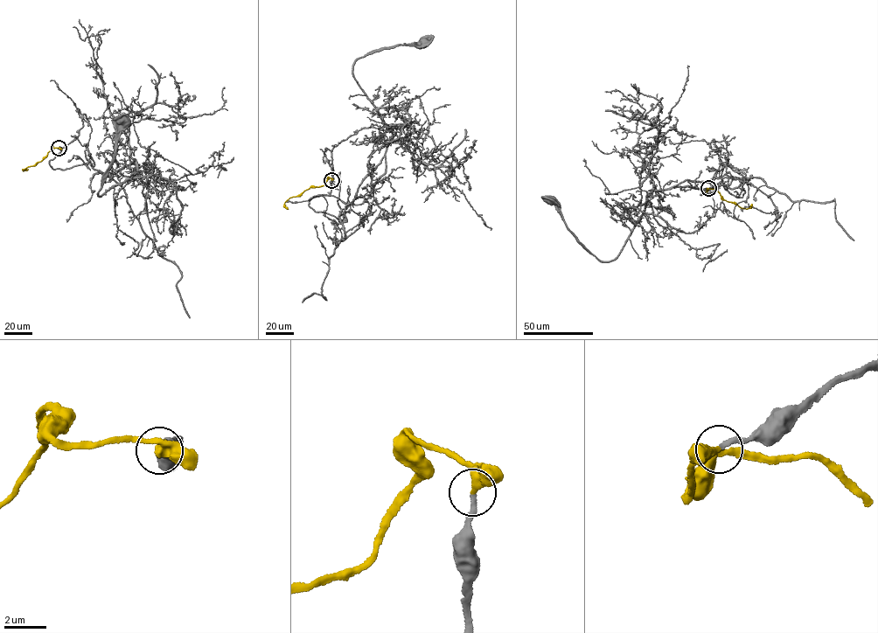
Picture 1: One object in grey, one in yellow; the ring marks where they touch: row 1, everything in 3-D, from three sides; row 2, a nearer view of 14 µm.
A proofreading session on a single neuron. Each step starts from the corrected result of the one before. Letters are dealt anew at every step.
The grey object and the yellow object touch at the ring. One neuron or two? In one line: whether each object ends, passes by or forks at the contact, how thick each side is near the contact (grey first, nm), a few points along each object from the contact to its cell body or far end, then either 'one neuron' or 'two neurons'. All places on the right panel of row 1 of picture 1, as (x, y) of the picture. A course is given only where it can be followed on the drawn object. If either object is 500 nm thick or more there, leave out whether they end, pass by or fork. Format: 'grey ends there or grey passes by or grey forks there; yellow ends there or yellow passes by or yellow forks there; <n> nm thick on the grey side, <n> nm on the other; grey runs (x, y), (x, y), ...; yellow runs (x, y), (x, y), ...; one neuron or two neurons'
grey ends there; yellow ends there; 220 nm thick on the grey side, 480 nm on the other; grey runs (708, 188), (722, 181), (742, 197), (731, 169), (747, 178), (651, 191), (606, 261), (552, 200); yellow runs (708, 188), (707, 191), (715, 189), (723, 199), (741, 208), (747, 209), (752, 204); one neuron

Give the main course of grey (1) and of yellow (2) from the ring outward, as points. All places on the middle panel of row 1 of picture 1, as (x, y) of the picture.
1: (331, 180), (330, 196), (309, 206), (338, 219), (346, 212), (342, 223), (392, 136), (353, 64), (425, 42)
2: (331, 180), (327, 177), (324, 184), (310, 187), (289, 198), (284, 204), (288, 209)

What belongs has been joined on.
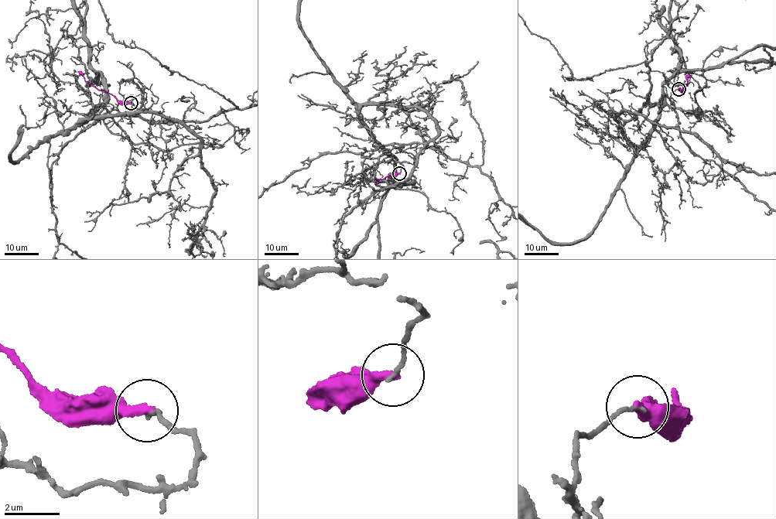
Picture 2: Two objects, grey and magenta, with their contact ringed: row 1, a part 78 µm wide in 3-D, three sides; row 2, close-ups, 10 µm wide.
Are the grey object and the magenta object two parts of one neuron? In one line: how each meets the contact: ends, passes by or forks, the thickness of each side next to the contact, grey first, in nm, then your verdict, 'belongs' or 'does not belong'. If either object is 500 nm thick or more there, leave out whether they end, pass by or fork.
grey ends | magenta ends | 150/320 nm | does not belong

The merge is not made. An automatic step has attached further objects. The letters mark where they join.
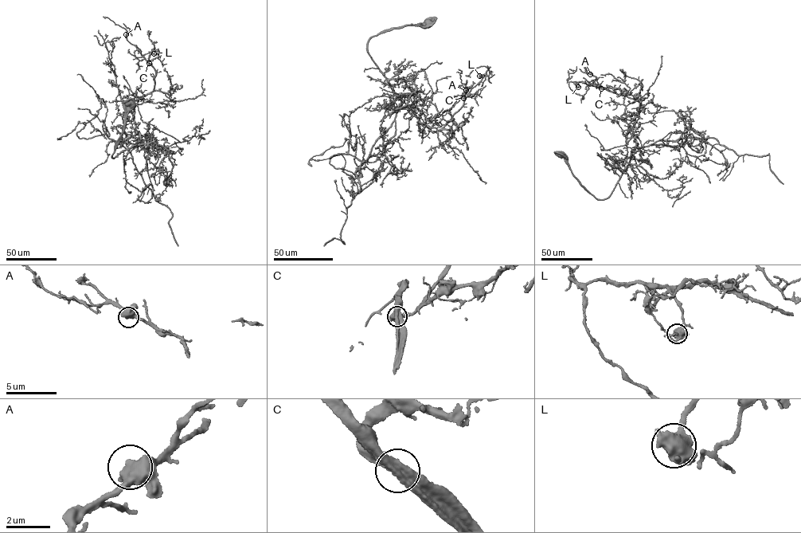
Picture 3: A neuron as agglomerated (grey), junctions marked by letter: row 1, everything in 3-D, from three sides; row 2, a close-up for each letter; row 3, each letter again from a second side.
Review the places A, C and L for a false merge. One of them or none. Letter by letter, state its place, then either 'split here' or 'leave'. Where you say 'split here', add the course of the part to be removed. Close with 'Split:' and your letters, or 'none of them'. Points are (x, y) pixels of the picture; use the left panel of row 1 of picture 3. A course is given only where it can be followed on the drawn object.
A: (126, 34) | leave
C: (149, 63) | leave
L: (154, 53) | leave
Split: none of them

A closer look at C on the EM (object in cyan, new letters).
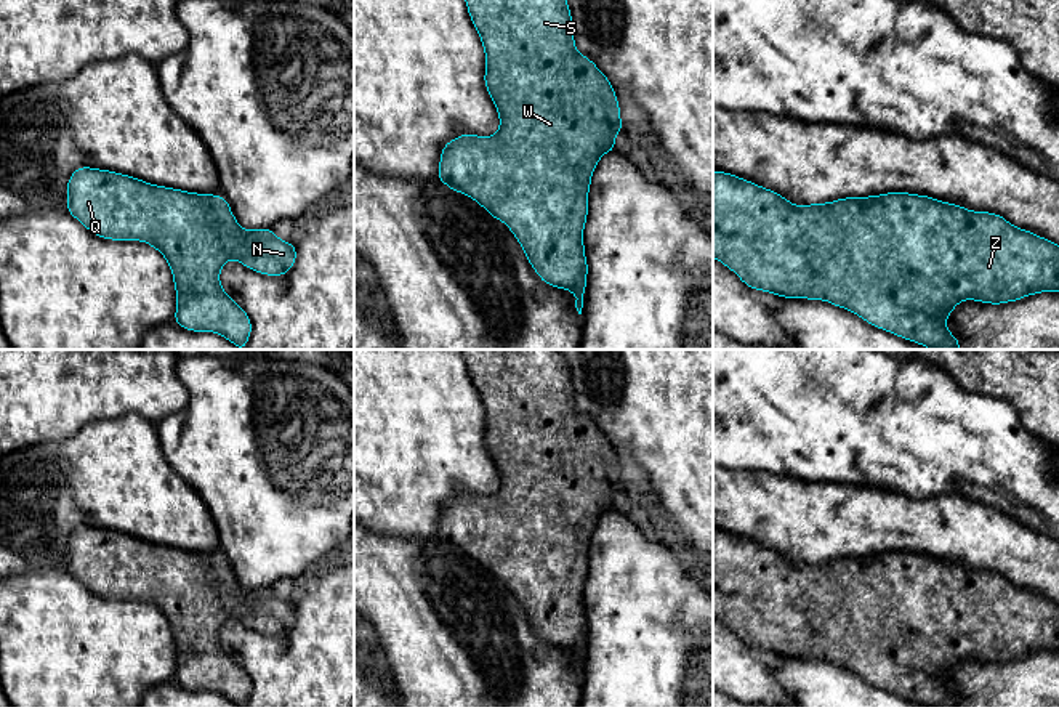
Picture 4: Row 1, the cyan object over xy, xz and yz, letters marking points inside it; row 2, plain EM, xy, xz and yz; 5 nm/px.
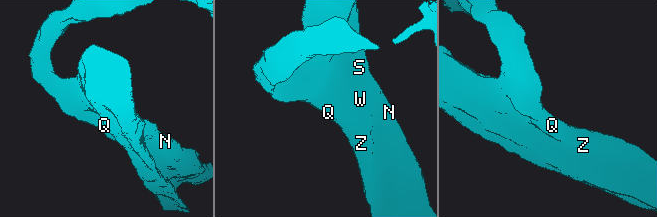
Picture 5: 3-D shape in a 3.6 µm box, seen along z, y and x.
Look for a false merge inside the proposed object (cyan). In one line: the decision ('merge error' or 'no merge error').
no merge error

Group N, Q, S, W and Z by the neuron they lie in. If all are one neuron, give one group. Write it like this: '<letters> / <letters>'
N Q S W Z

